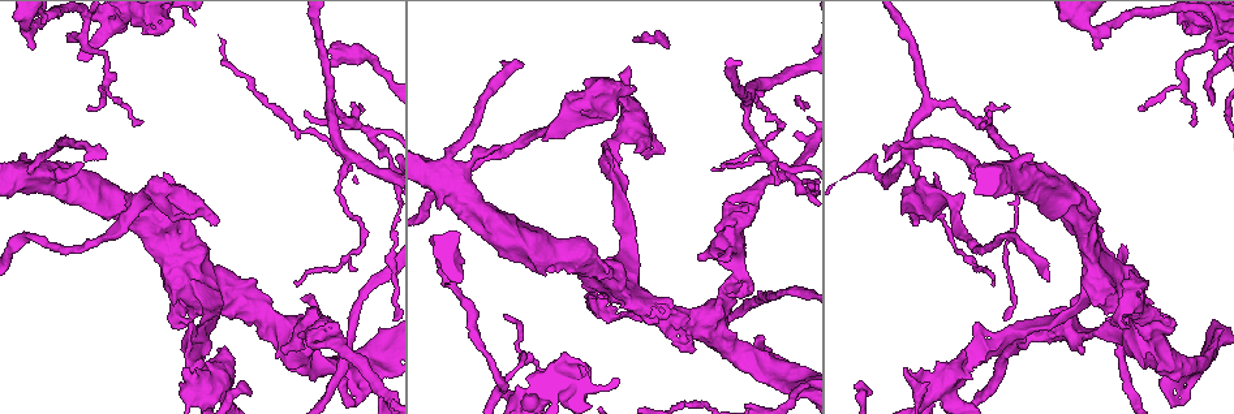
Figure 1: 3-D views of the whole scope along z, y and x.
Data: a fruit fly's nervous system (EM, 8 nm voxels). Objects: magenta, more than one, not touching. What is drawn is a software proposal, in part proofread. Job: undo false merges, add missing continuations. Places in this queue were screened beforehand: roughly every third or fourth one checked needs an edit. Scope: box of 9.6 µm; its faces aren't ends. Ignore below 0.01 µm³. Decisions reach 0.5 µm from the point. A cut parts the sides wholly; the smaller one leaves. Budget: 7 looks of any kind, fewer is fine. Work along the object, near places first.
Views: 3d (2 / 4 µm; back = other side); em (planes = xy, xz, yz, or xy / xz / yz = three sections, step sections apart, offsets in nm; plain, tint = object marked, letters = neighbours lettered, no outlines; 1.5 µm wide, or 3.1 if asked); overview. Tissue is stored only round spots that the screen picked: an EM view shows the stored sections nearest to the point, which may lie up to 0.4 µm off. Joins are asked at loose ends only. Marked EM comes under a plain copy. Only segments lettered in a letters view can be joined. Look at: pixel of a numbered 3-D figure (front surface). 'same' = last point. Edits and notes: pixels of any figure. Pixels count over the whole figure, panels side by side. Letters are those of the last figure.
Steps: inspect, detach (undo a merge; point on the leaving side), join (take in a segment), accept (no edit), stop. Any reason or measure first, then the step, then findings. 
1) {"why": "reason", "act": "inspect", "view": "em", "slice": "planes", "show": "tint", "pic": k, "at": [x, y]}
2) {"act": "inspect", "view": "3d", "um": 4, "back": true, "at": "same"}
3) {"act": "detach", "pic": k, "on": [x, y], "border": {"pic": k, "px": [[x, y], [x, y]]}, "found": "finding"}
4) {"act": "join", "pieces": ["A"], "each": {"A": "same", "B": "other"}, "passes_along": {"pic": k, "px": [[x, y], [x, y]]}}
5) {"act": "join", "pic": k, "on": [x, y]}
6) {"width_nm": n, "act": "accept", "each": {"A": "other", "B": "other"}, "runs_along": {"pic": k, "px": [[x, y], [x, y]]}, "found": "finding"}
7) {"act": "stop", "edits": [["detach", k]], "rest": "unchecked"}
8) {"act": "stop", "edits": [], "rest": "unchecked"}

{"why": "branch stops here", "act": "inspect", "view": "3d", "um": 2, "pic": 1, "at": [1184, 32]}

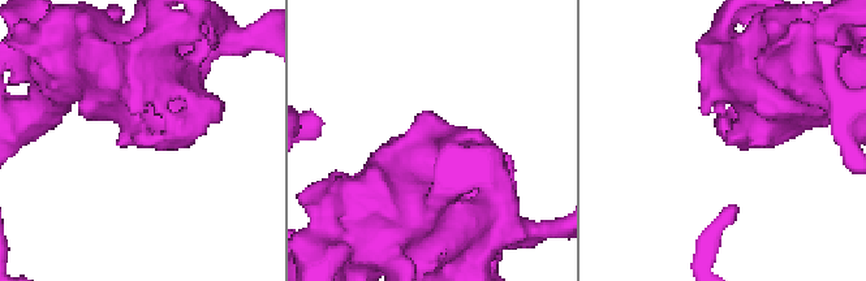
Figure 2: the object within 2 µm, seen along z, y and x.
{"act": "inspect", "view": "em", "slice": "xz", "step": 4, "show": "tint", "pic": 2, "at": [170, 141]}

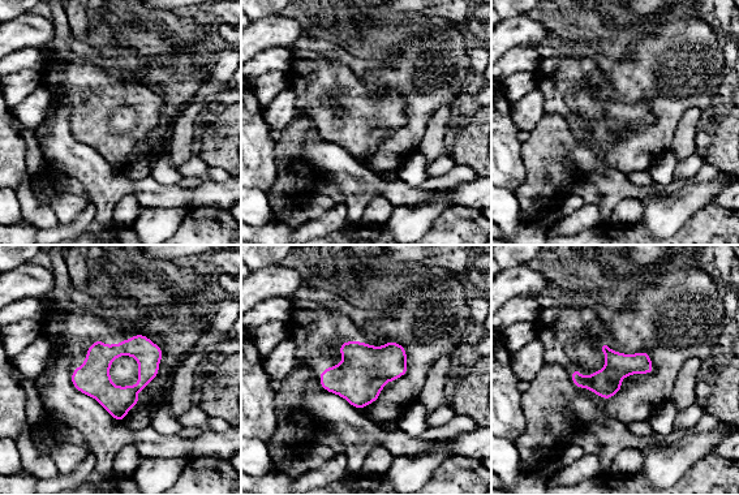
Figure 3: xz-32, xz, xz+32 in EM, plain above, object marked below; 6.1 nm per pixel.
{"why": "cut it another way", "act": "inspect", "view": "em", "slice": "planes", "show": "letters", "at": "same"}

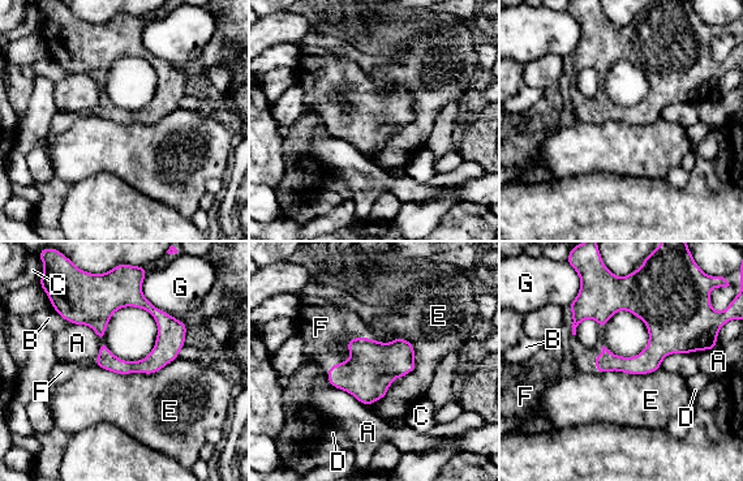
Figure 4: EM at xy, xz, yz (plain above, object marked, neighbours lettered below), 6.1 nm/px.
{"act": "join", "pieces": ["F"], "each": {"A": "other", "B": "other", "C": "other", "D": "other", "E": "other", "F": "same", "G": "other"}, "passes_along": {"pic": 4, "px": [[361, 376], [351, 339], [321, 327]]}, "found": "it goes on there"}

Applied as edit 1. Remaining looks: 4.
{"why": "see it whole again", "act": "inspect", "view": "overview"}

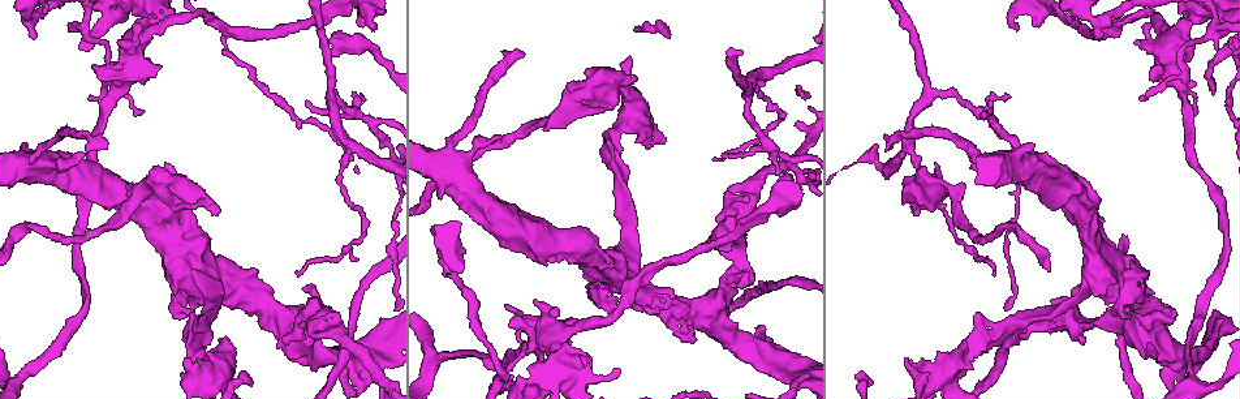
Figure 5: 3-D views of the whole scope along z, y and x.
{"why": "sharp bend", "act": "inspect", "view": "em", "slice": "yz", "step": 4, "show": "tint", "pic": 5, "at": [1213, 27]}

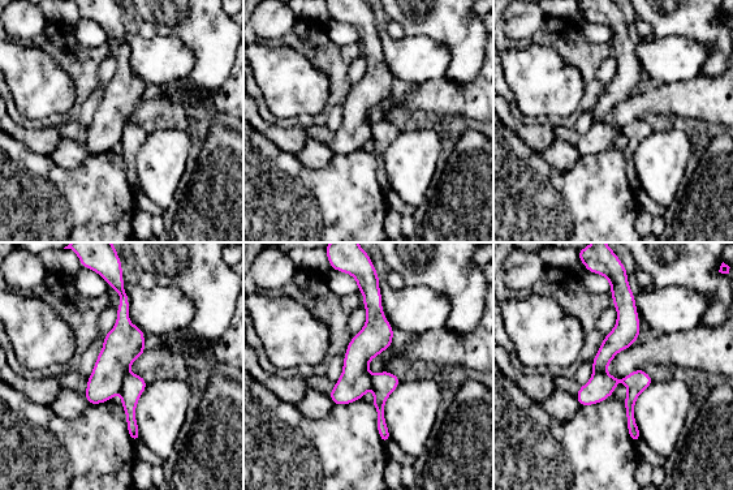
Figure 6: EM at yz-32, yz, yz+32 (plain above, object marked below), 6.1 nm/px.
{"why": "cut it another way", "act": "inspect", "view": "em", "slice": "xz", "step": 8, "show": "tint", "at": "same"}

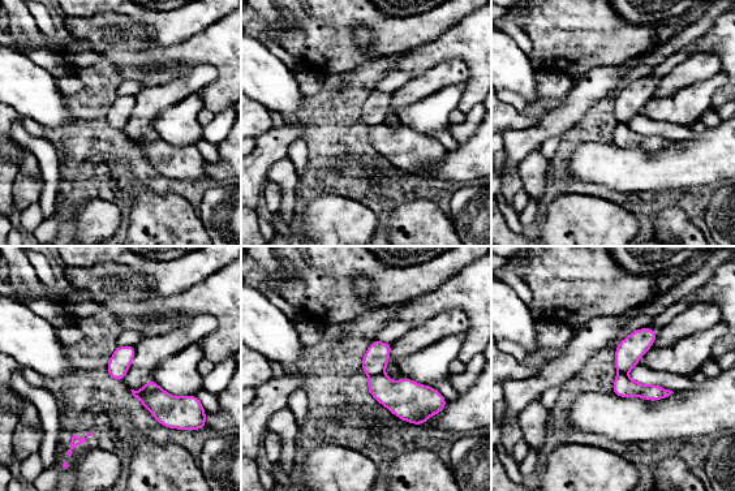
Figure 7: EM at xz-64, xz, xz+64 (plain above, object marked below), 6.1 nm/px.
{"act": "inspect", "view": "em", "slice": "xz", "step": 8, "show": "letters", "at": "same"}

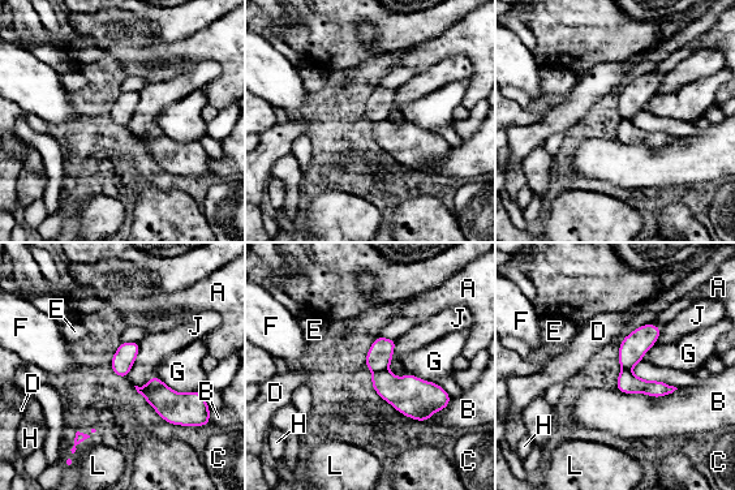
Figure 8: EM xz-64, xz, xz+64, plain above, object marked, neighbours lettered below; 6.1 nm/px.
{"width_nm": 140, "longest_contact_nm": ["B", 380], "act": "detach", "pic": 8, "on": [379, 356], "each": {"A": "other", "B": "other", "C": "other", "D": "other", "E": "other", "F": "other", "G": "other", "H": "other", "J": "other", "L": "other"}, "found": "a second cell is stuck on"}

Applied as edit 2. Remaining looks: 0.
{"act": "stop", "edits": [["join", 4], ["detach", 8]], "rest": "unchecked"}

